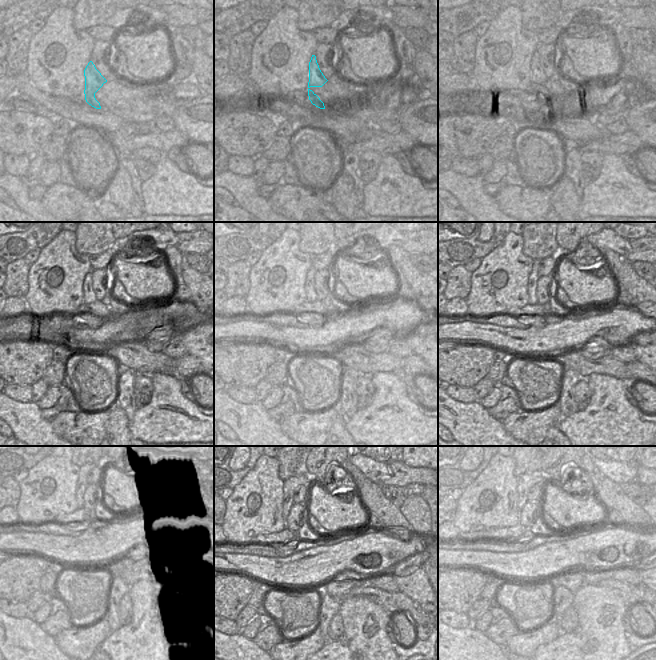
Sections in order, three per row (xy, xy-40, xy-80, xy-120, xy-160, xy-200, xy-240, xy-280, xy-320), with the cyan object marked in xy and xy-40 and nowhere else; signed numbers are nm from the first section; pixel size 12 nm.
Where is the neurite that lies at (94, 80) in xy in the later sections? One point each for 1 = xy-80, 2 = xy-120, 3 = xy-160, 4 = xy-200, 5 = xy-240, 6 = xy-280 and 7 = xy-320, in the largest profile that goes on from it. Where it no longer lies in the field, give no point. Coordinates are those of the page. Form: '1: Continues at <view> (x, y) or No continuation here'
1: Continues at xy-80 (538, 76)
2: Continues at xy-120 (89, 296)
3: Continues at xy-160 (310, 294)
4: Continues at xy-200 (535, 272)
5: Continues at xy-240 (86, 498)
6: Continues at xy-280 (306, 511)
7: Continues at xy-320 (530, 512).

